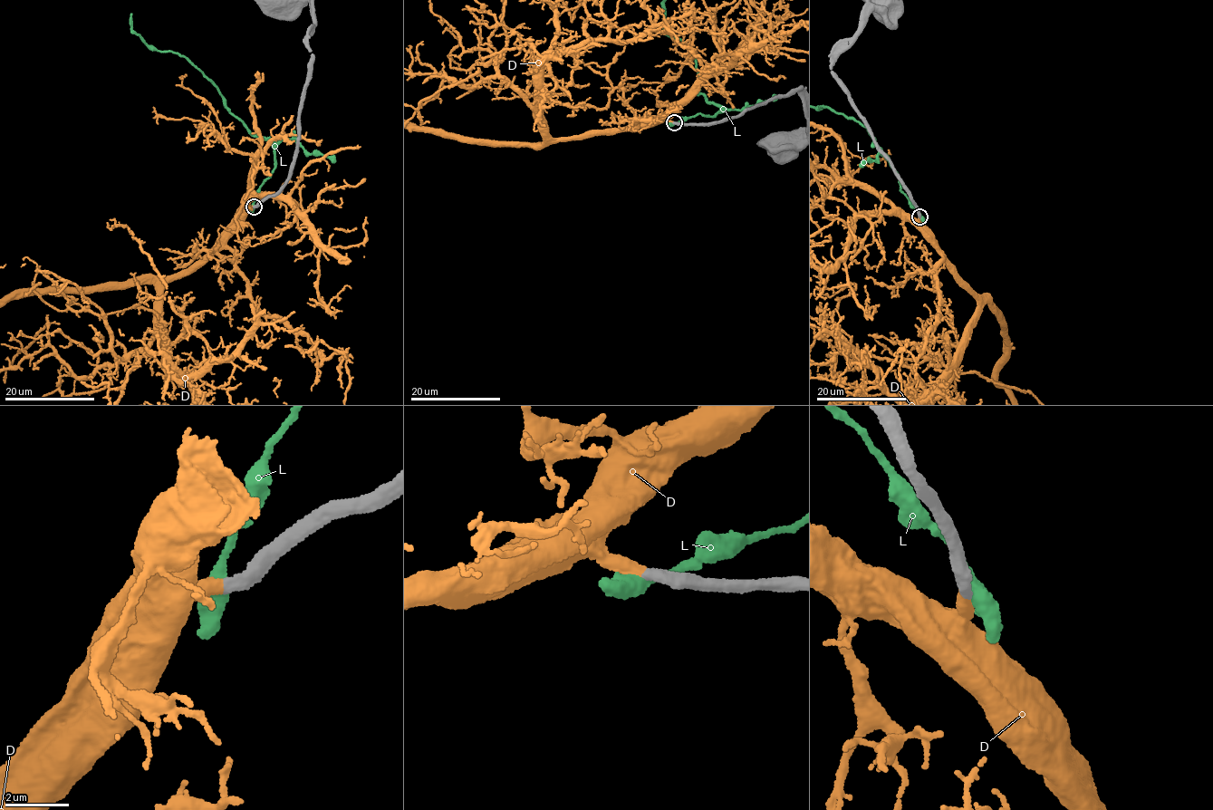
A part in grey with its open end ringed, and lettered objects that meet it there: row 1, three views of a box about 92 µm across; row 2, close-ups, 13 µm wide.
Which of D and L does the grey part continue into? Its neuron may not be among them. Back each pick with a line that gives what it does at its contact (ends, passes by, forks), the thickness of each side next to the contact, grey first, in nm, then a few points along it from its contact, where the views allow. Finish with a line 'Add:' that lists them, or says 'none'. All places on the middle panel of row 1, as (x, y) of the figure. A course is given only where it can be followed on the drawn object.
D: it ends; calibres 400 and 420 nm
Add: D

